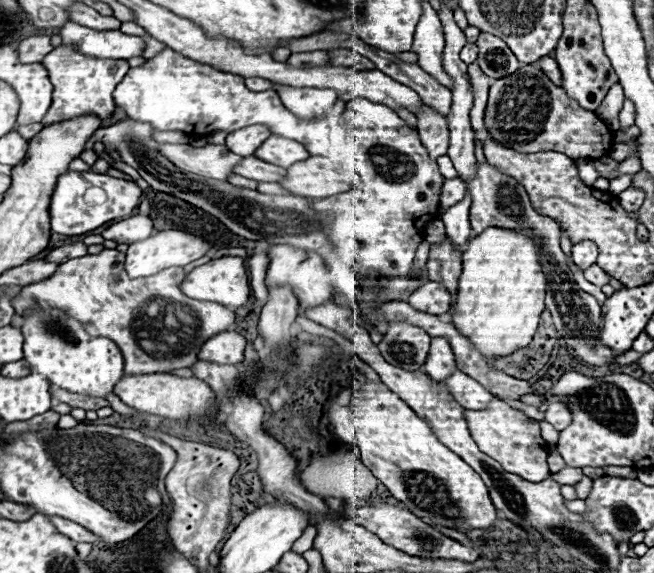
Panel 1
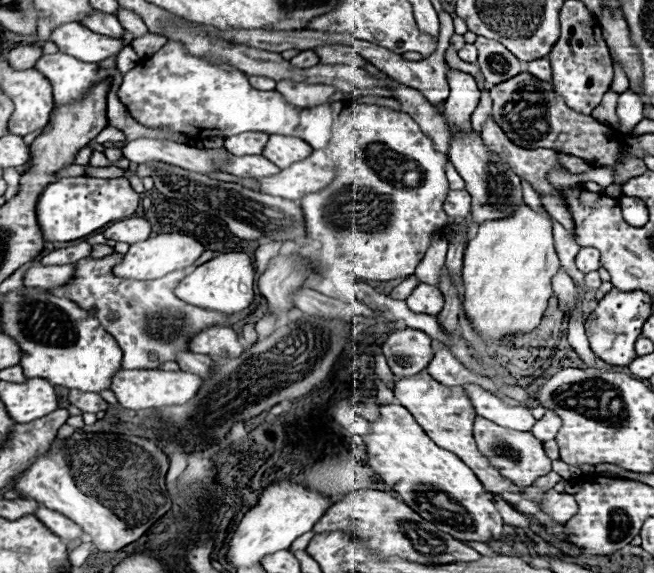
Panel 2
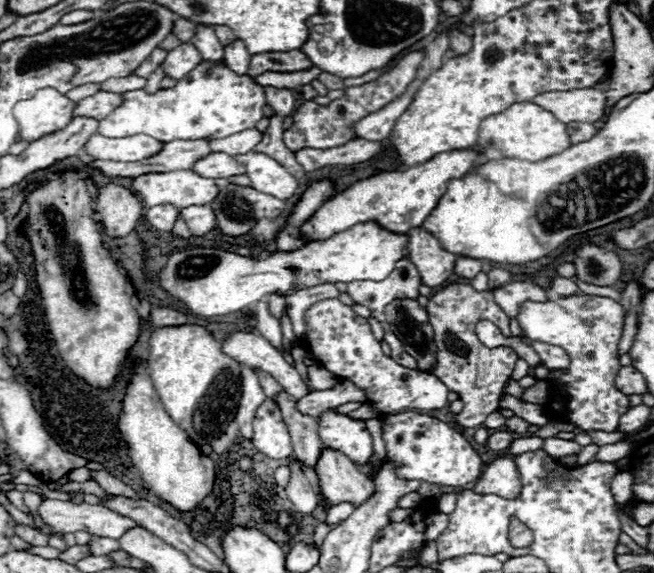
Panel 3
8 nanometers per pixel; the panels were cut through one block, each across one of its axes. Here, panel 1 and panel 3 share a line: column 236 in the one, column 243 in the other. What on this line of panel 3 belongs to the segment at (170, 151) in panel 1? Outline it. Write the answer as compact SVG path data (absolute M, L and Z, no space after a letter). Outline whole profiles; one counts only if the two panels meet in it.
M254 152L234 158L238 158L238 162L244 162L246 176L252 180L254 190L270 194L280 200L288 200L296 194L298 180L292 174L286 174L286 170L282 170L282 166L274 162L274 158Z

